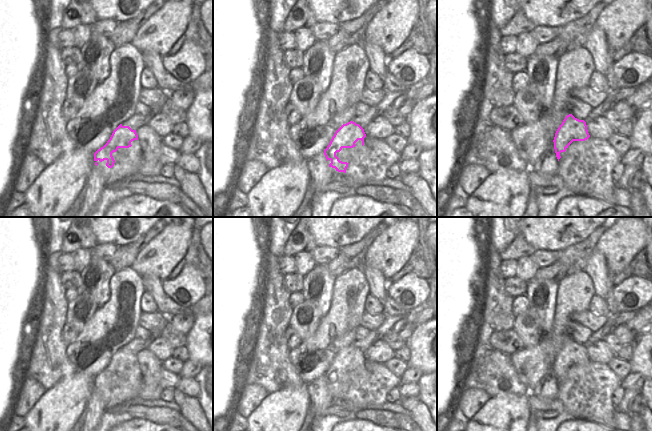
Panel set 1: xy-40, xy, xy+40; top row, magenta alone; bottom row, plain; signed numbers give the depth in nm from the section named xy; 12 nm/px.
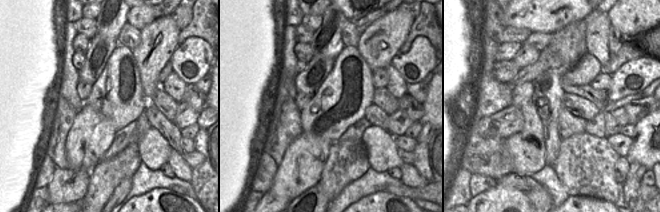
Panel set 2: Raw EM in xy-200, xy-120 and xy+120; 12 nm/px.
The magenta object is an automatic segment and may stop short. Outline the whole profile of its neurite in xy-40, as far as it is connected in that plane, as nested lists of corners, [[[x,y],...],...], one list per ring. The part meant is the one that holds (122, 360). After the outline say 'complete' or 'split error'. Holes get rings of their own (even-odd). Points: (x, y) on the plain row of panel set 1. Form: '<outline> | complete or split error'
[[[120,348],[113,355],[107,367],[94,377],[94,385],[99,384],[102,386],[106,384],[106,390],[112,392],[115,387],[112,377],[116,376],[119,372],[131,371],[131,366],[134,364],[138,364],[136,354],[132,354],[129,350]]] | complete

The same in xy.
[[[353,345],[343,348],[332,361],[329,369],[324,374],[324,379],[328,384],[331,385],[329,391],[335,392],[338,396],[346,397],[348,391],[347,386],[342,386],[336,380],[337,376],[340,376],[343,372],[353,372],[358,364],[362,365],[364,369],[364,362],[366,358],[364,353]]] | complete

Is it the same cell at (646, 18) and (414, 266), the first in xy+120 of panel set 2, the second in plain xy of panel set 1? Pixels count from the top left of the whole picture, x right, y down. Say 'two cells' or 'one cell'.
two cells

